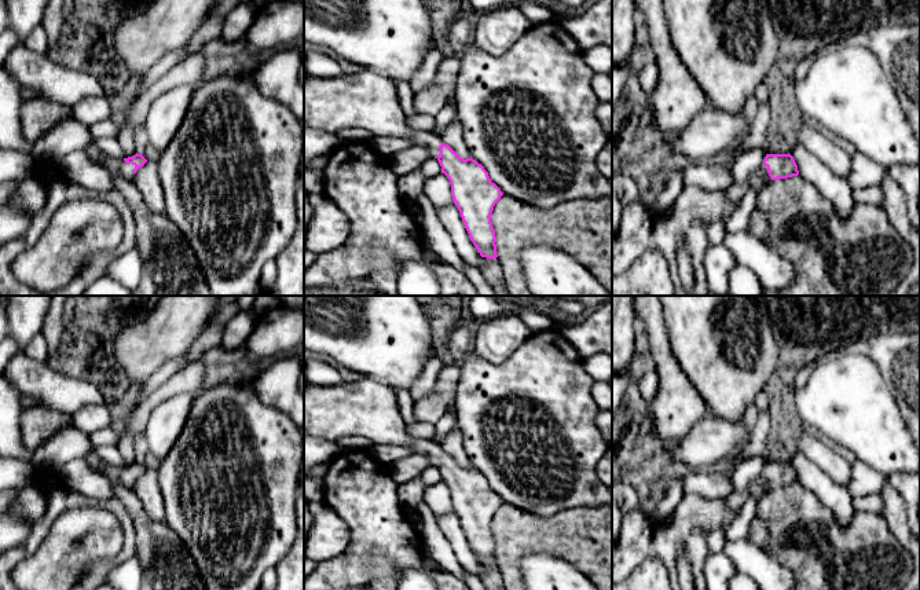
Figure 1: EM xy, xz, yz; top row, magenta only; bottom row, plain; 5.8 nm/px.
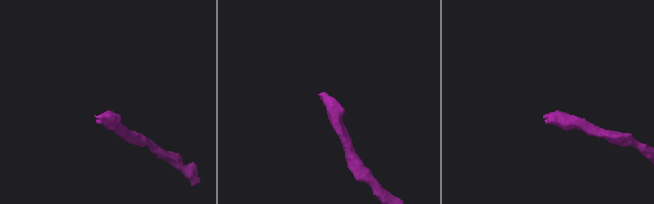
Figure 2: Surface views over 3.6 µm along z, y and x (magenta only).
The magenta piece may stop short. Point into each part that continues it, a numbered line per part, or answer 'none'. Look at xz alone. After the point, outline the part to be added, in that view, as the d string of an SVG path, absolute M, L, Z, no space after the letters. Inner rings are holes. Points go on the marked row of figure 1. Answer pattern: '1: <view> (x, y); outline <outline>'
1: xz (366, 99); outline M364 69L336 78L309 76L304 81L304 128L337 135L345 128L363 128L374 136L413 139L440 155L440 136L407 125L395 81Z

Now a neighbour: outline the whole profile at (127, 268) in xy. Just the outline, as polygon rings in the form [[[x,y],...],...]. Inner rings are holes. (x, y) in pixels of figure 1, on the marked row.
[[[133,246],[109,263],[106,276],[113,278],[133,292],[139,286],[142,272],[143,259],[139,250]]]

